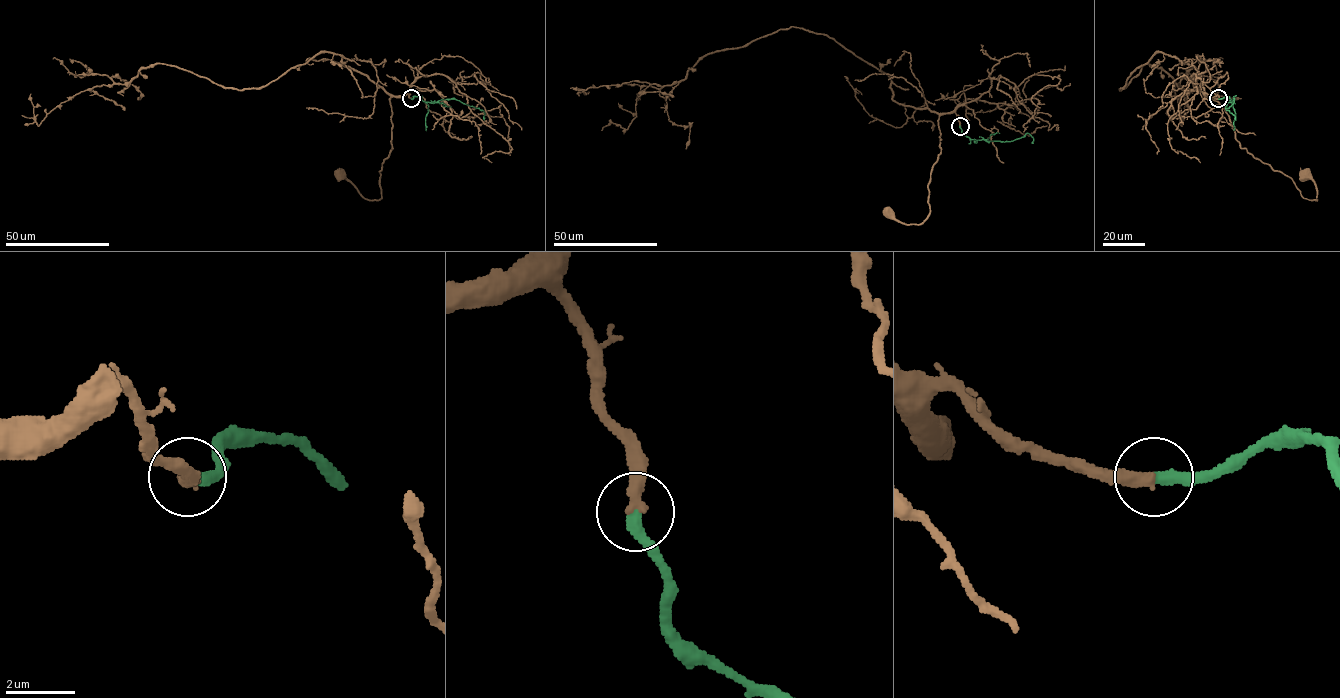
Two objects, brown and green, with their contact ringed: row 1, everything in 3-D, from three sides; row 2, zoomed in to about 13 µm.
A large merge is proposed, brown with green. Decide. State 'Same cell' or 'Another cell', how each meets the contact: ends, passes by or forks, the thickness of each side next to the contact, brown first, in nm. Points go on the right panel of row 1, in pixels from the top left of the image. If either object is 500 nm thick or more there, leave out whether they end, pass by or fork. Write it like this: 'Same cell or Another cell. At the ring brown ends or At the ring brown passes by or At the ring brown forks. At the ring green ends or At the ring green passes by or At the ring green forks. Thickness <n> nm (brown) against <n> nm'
Same cell. At the ring brown ends. At the ring green ends. Thickness 400 nm (brown) against 360 nm

